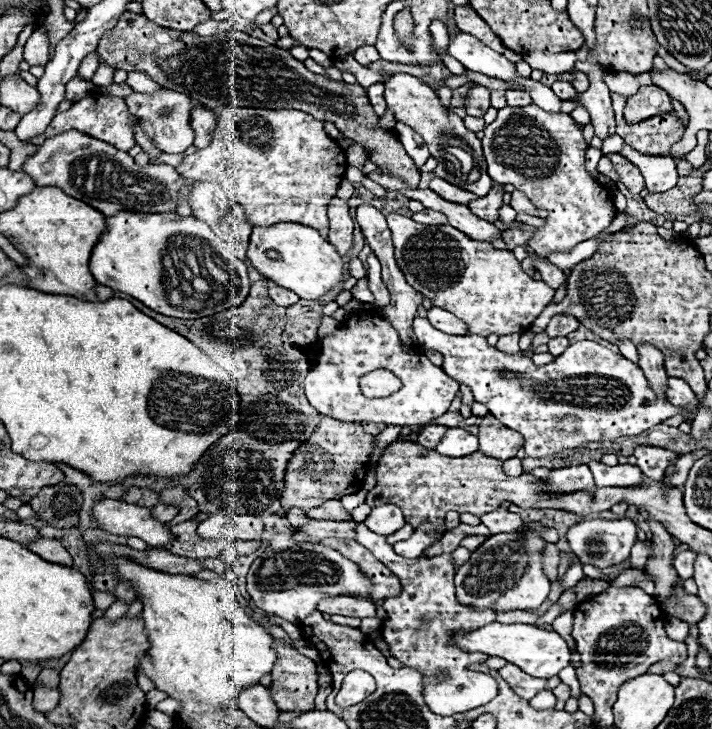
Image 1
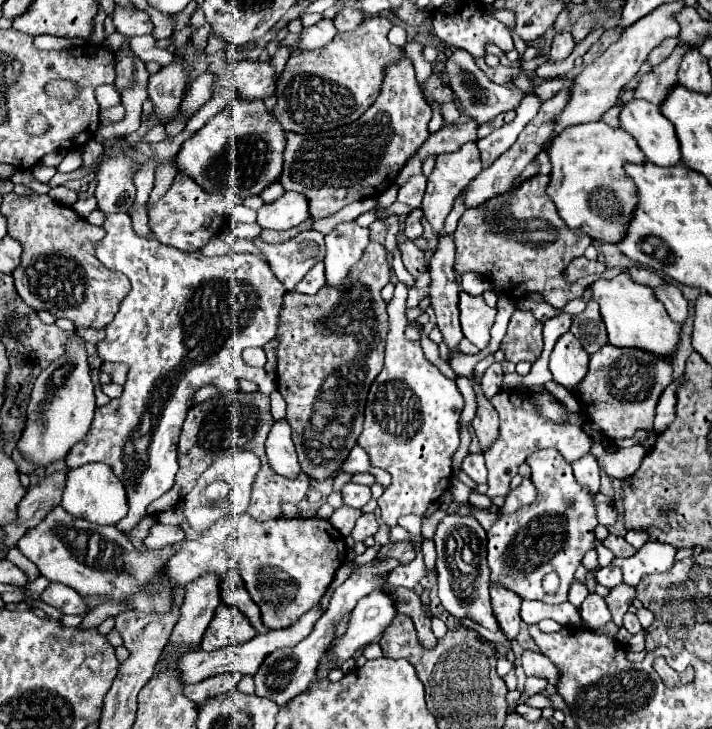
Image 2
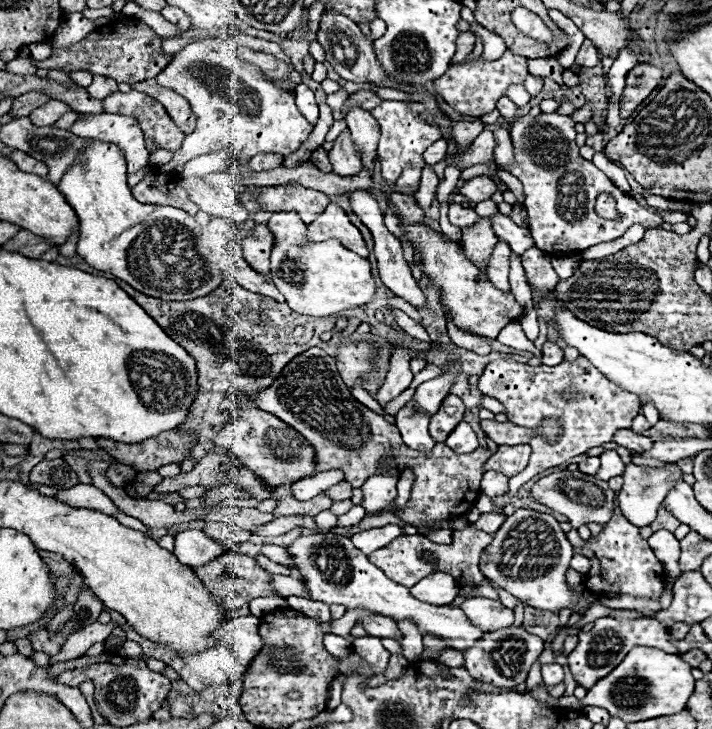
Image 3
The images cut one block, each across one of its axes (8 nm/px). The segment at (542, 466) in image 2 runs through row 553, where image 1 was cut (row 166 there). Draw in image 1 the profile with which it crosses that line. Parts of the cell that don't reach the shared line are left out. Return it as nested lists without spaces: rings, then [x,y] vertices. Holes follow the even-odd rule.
[[[530,104],[526,108],[506,106],[506,108],[498,110],[498,118],[484,128],[482,146],[484,146],[484,156],[488,162],[488,174],[496,184],[512,184],[516,190],[524,192],[536,208],[548,210],[546,224],[542,228],[538,228],[534,238],[528,242],[528,246],[538,256],[546,258],[552,252],[568,252],[576,244],[598,236],[616,218],[618,210],[616,210],[614,202],[610,200],[612,194],[606,192],[606,188],[586,170],[584,152],[586,152],[588,144],[582,136],[582,126],[576,124],[568,114],[546,112],[546,110],[538,108],[536,104]]]

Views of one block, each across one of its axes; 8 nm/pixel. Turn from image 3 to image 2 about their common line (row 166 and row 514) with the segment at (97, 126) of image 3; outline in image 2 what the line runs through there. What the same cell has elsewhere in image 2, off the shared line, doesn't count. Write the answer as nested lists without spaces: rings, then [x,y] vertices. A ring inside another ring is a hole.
[[[106,214],[104,222],[106,238],[96,246],[98,260],[116,272],[122,272],[132,282],[130,294],[122,300],[114,320],[106,326],[106,338],[98,344],[98,356],[112,362],[126,362],[130,366],[128,380],[120,398],[110,400],[106,406],[96,408],[90,432],[70,448],[66,464],[70,468],[82,466],[90,460],[100,460],[110,466],[120,478],[128,494],[128,516],[118,522],[122,532],[130,532],[138,520],[146,514],[146,506],[168,492],[178,472],[176,444],[182,430],[182,422],[194,402],[196,390],[214,382],[224,374],[240,374],[246,380],[254,380],[260,392],[268,392],[268,386],[276,382],[264,382],[264,370],[250,368],[242,360],[246,348],[264,346],[276,336],[278,316],[282,312],[282,296],[286,294],[282,282],[272,274],[270,266],[252,254],[226,254],[220,258],[208,258],[202,252],[182,252],[172,246],[160,244],[156,238],[138,236],[132,230],[128,214]]]

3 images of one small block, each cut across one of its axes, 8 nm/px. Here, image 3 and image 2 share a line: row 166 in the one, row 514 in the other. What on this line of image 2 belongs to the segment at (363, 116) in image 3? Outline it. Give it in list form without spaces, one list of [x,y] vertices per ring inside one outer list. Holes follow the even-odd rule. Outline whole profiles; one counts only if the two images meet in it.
[[[362,514],[356,522],[356,528],[352,530],[352,538],[356,542],[362,542],[366,540],[368,536],[374,536],[378,532],[378,522],[376,522],[376,516],[374,514]]]

